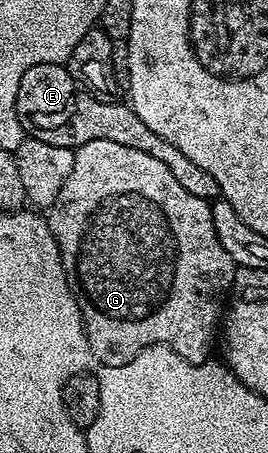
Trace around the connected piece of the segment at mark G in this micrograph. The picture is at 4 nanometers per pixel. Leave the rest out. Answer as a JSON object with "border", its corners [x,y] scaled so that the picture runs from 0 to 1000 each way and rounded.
{"border":[[[347,307],[347,316],[317,316],[280,331],[272,377],[257,377],[257,395],[243,395],[228,430],[213,430],[183,464],[190,517],[205,521],[235,574],[250,634],[261,653],[280,660],[287,689],[310,700],[310,728],[325,733],[317,762],[343,770],[347,786],[384,806],[481,801],[563,762],[627,762],[646,775],[660,775],[660,784],[675,784],[675,792],[750,806],[791,786],[787,768],[810,762],[810,737],[821,733],[825,702],[840,689],[840,658],[862,645],[884,587],[869,572],[854,572],[854,554],[825,545],[825,528],[810,528],[810,501],[795,501],[780,446],[735,430],[705,430],[683,400],[653,393],[653,386],[653,373],[616,369],[601,351],[571,351],[571,342],[541,342],[541,333],[463,325],[455,316],[407,316],[407,307]]]}

